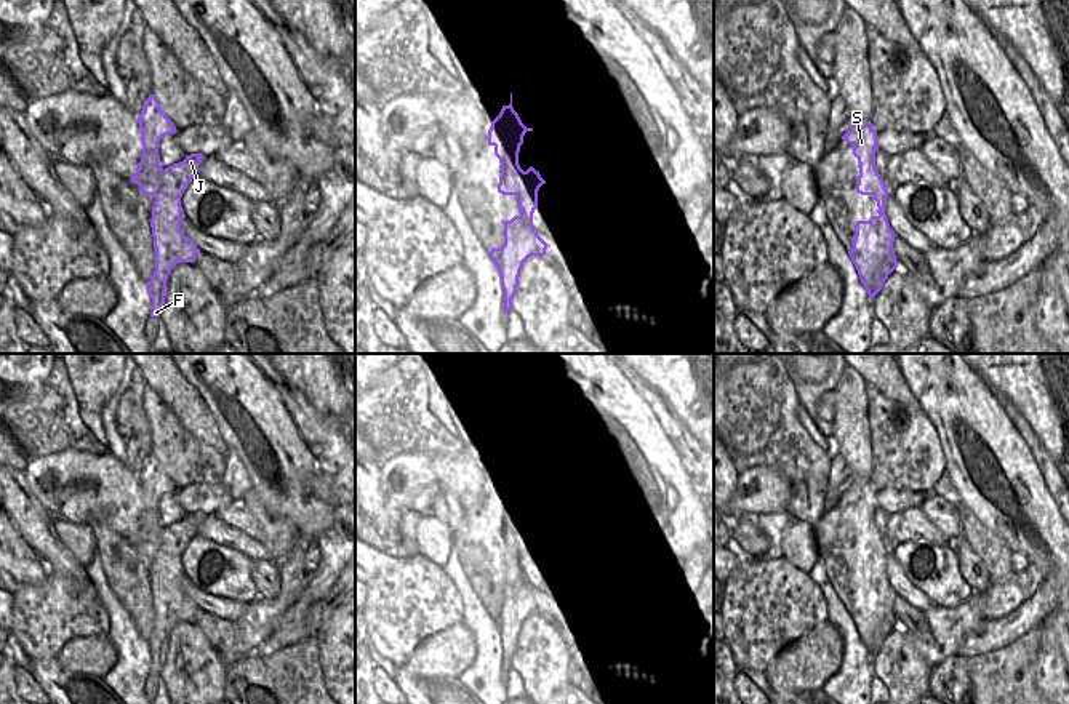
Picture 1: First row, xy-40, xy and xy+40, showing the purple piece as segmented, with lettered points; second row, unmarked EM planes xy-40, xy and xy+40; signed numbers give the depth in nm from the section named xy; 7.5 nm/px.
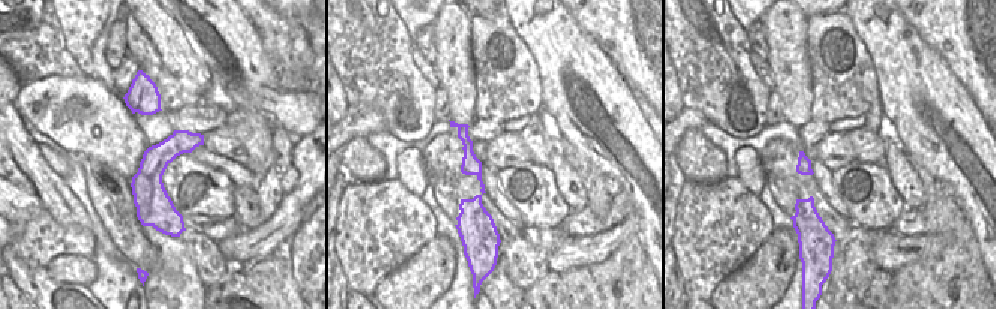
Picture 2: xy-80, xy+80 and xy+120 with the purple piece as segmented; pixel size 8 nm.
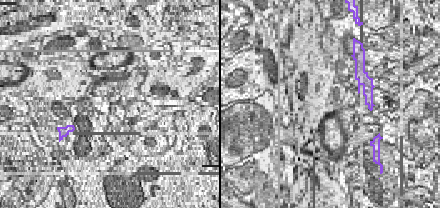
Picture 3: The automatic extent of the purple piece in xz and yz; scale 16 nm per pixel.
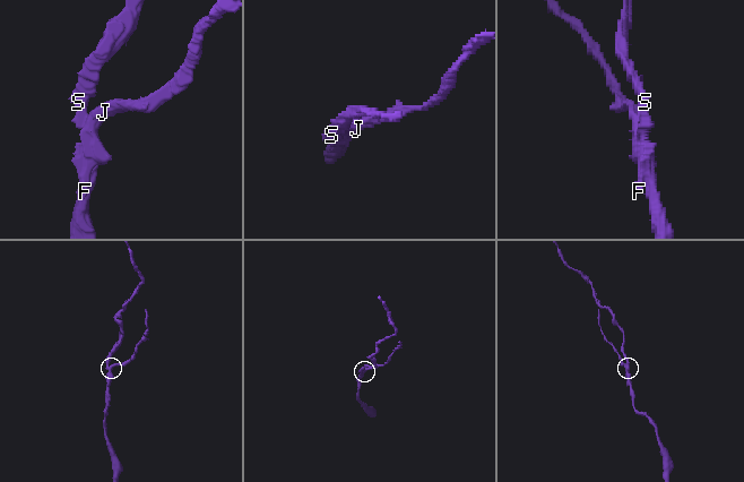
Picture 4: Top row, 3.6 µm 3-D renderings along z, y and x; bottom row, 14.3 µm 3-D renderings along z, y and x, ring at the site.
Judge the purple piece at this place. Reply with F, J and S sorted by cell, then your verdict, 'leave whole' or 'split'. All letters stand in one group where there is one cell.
F S / J; split

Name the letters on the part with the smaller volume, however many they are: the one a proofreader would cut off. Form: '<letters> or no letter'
J

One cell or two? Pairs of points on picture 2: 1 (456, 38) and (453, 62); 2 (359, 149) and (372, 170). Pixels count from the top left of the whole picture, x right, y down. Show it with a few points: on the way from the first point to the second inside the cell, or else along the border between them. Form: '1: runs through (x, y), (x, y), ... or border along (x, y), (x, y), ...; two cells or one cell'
1: runs through (453, 44), (453, 56); one cell
2: runs through (359, 153), (368, 165); one cell

